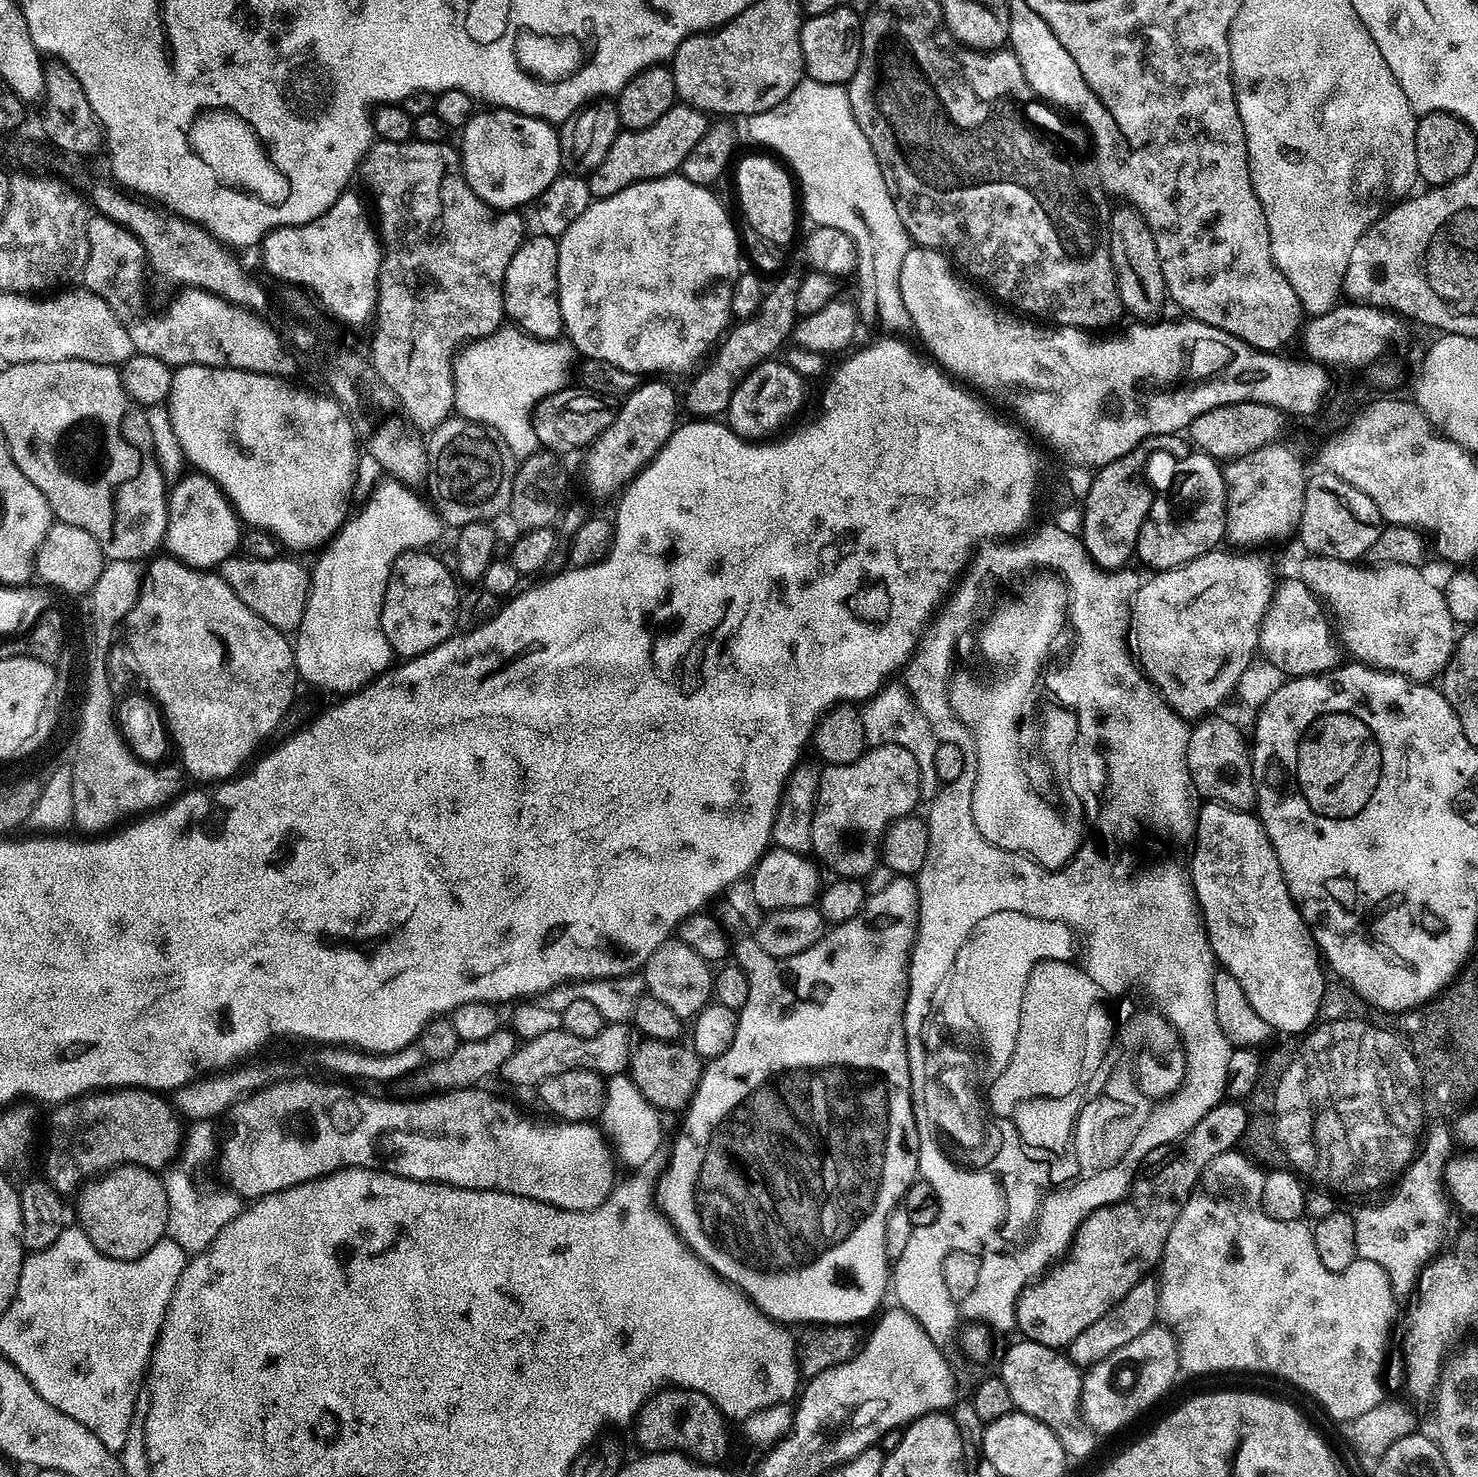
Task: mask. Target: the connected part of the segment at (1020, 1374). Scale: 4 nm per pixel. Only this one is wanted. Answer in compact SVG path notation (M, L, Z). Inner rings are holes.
M1023 1338L1017 1341L1005 1352L998 1369L1000 1380L1004 1381L1010 1393L1013 1407L1038 1418L1050 1430L1054 1430L1069 1459L1090 1455L1098 1436L1079 1415L1083 1380L1081 1369L1070 1363L1067 1355L1057 1348Z

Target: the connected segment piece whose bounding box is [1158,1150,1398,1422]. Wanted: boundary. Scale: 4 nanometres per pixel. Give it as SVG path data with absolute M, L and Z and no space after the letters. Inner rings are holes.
M1240 1150L1218 1154L1202 1170L1192 1192L1186 1198L1170 1234L1166 1238L1164 1253L1158 1265L1160 1285L1160 1315L1169 1332L1176 1338L1176 1349L1180 1355L1180 1367L1188 1372L1269 1372L1289 1380L1296 1388L1309 1392L1336 1420L1351 1422L1368 1410L1374 1410L1386 1400L1384 1395L1384 1359L1388 1356L1388 1339L1392 1336L1392 1323L1396 1320L1398 1299L1391 1288L1390 1278L1382 1266L1357 1258L1346 1266L1346 1270L1335 1272L1326 1270L1318 1259L1318 1249L1314 1247L1311 1227L1300 1220L1275 1220L1264 1213L1260 1204L1262 1182L1265 1173L1255 1168L1257 1165Z

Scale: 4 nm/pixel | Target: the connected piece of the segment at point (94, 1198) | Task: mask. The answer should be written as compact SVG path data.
M137 1164L116 1165L102 1175L87 1181L77 1195L74 1210L78 1212L77 1223L100 1253L120 1261L136 1260L150 1250L155 1242L163 1239L166 1233L168 1198L161 1177L153 1170L138 1167Z

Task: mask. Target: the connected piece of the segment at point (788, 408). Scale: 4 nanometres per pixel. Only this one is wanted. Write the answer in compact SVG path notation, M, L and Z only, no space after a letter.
M776 358L765 360L753 372L746 374L732 392L726 423L745 440L760 442L776 434L771 432L778 431L787 420L794 419L804 404L805 377L799 376L787 362L780 361L779 364L778 361Z

